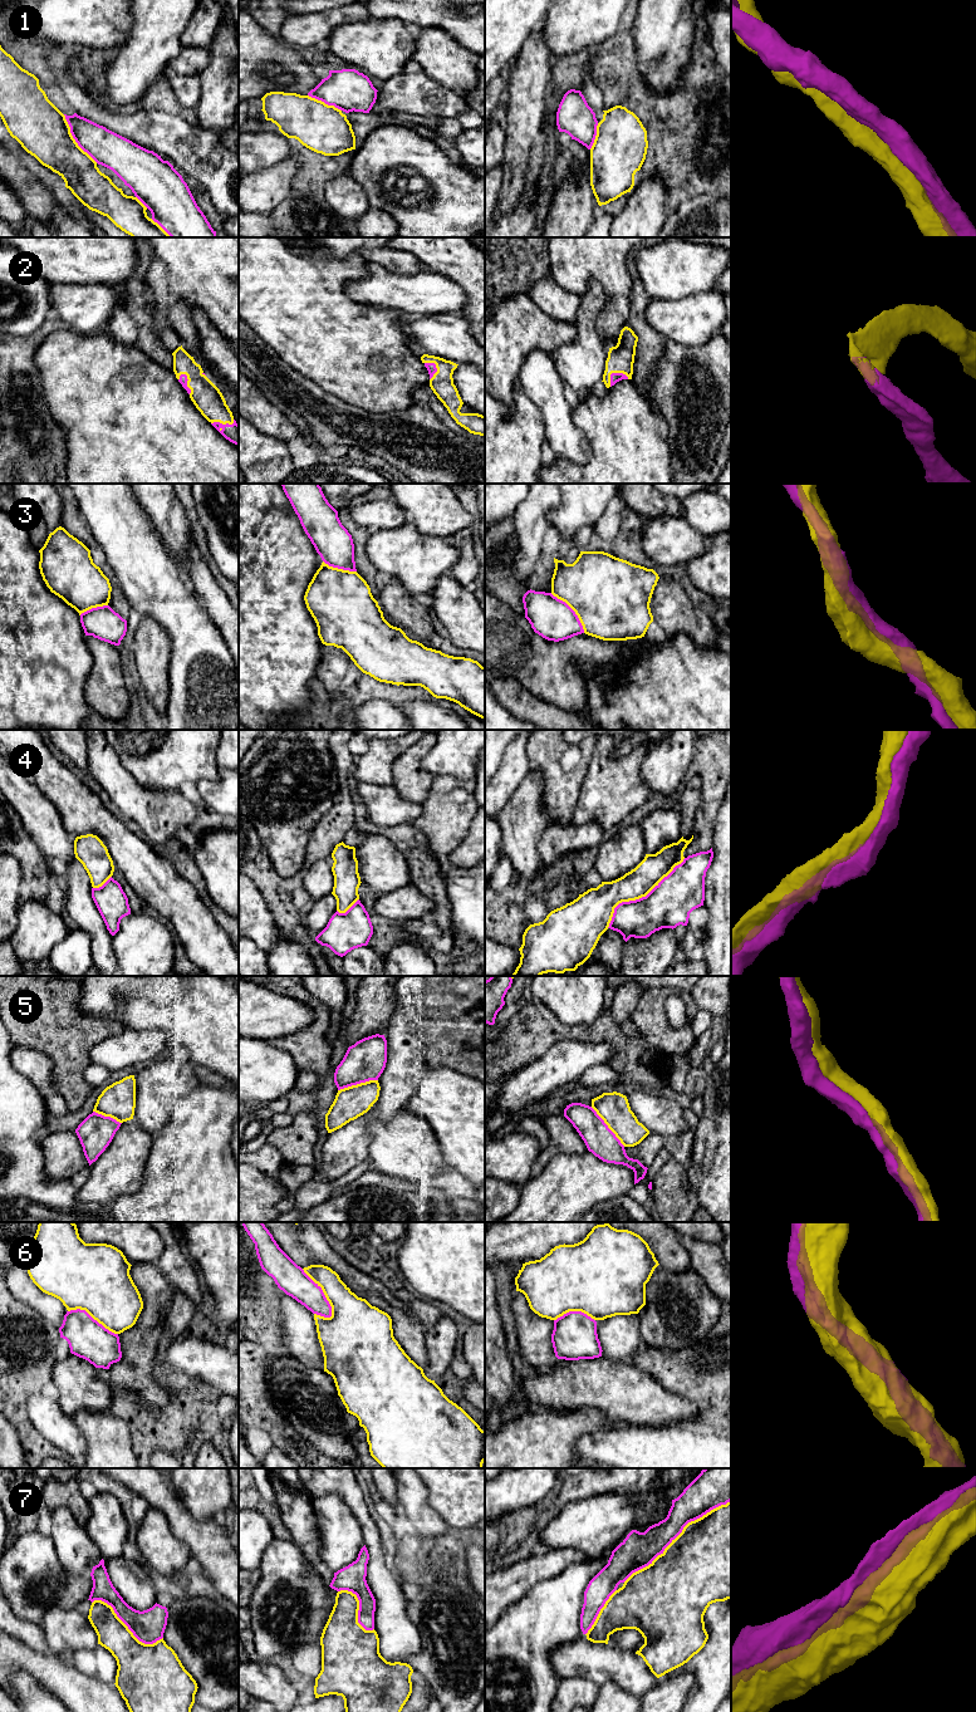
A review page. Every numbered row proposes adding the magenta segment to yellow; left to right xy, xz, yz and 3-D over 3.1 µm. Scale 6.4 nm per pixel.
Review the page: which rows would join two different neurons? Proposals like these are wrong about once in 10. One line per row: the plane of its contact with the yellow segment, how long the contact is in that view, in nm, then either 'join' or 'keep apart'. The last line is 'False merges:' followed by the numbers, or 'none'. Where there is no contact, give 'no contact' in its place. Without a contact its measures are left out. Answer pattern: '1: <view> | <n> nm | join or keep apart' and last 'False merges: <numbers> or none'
1: xy | 380 nm | join
2: yz | 140 nm | join
3: yz | 340 nm | join
4: yz | 650 nm | join
5: xz | 260 nm | join
6: xz | 360 nm | join
7: yz | 850 nm | join
False merges: none

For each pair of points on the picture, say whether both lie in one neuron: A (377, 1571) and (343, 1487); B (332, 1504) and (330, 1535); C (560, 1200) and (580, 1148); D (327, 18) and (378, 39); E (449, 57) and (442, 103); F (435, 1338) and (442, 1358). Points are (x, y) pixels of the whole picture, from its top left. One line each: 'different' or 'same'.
A: same
B: same
C: different
D: same
E: different
F: same

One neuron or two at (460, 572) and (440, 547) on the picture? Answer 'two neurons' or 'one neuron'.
two neurons

